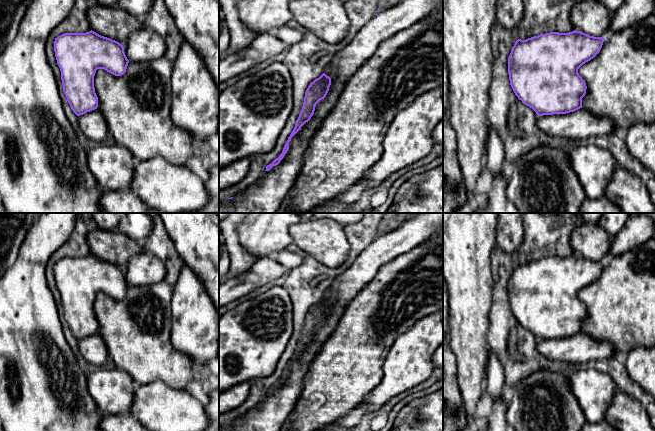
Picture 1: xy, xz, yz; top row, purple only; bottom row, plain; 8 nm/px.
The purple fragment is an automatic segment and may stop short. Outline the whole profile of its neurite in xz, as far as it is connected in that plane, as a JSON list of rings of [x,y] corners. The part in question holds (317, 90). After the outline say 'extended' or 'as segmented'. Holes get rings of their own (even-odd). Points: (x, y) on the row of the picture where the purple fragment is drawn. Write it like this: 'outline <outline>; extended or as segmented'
outline [[[401,0],[386,10],[378,8],[376,15],[359,30],[353,40],[333,56],[324,73],[308,86],[300,115],[279,157],[267,165],[262,176],[245,191],[219,203],[219,213],[277,213],[302,169],[310,139],[337,103],[347,80],[376,52],[384,40],[416,24],[442,2],[443,0]]]; extended

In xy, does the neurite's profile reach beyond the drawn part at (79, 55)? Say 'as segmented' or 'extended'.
extended

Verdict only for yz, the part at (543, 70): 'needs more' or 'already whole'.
needs more

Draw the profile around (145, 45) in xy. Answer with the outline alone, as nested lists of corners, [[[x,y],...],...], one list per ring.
[[[147,26],[132,33],[123,47],[129,62],[150,62],[165,57],[166,51],[163,38]]]

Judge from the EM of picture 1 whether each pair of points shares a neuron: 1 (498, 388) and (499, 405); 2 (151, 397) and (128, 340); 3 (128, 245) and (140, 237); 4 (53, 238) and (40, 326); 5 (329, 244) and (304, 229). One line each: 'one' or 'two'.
1: two
2: two
3: two
4: one
5: one

